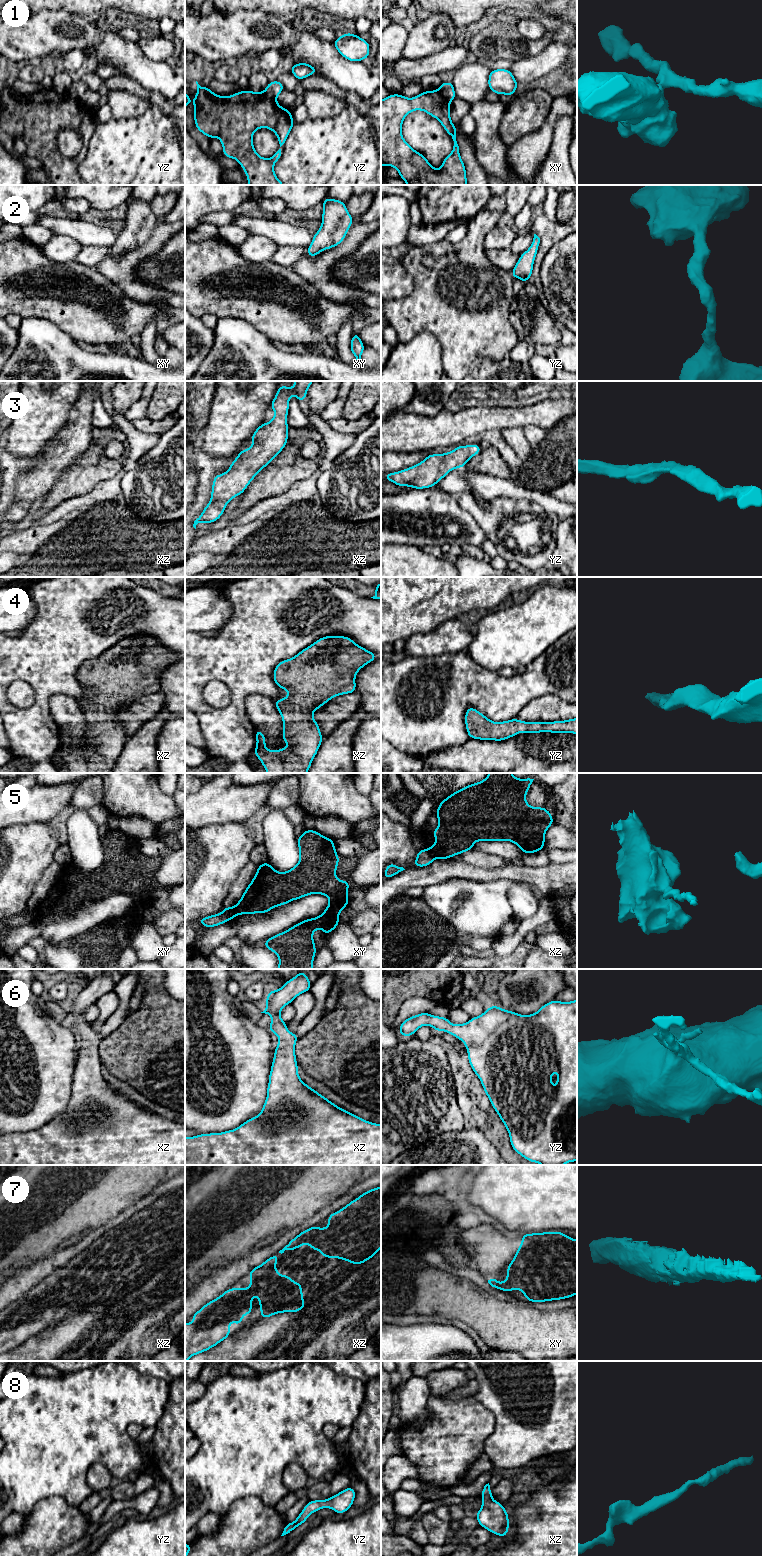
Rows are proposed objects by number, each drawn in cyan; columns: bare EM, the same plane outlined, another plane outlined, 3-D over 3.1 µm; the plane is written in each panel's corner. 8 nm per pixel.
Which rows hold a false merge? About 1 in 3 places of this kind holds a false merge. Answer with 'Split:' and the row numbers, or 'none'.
Split: 1, 5

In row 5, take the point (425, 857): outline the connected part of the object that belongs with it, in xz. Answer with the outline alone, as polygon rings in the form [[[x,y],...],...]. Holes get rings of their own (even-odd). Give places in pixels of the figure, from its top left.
[[[421,849],[418,851],[414,861],[414,867],[426,867],[435,860],[435,855],[429,849]]]

